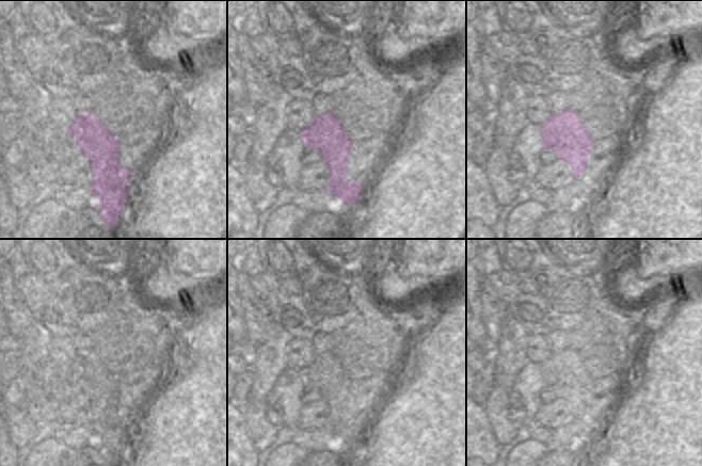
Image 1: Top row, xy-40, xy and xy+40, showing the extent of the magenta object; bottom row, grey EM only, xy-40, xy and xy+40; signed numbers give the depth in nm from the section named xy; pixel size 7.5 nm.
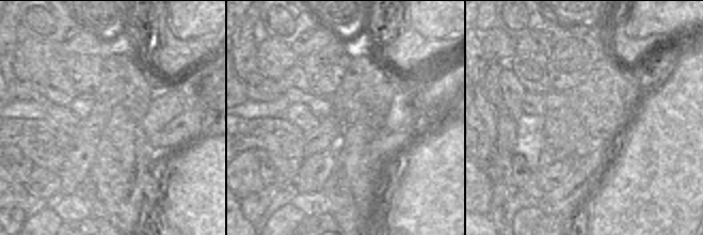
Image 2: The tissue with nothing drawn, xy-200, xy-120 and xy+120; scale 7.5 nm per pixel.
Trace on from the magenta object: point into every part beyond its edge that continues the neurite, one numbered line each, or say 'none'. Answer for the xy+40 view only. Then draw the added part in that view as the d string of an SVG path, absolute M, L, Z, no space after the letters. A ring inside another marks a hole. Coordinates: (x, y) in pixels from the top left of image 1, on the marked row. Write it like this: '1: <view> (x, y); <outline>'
none

